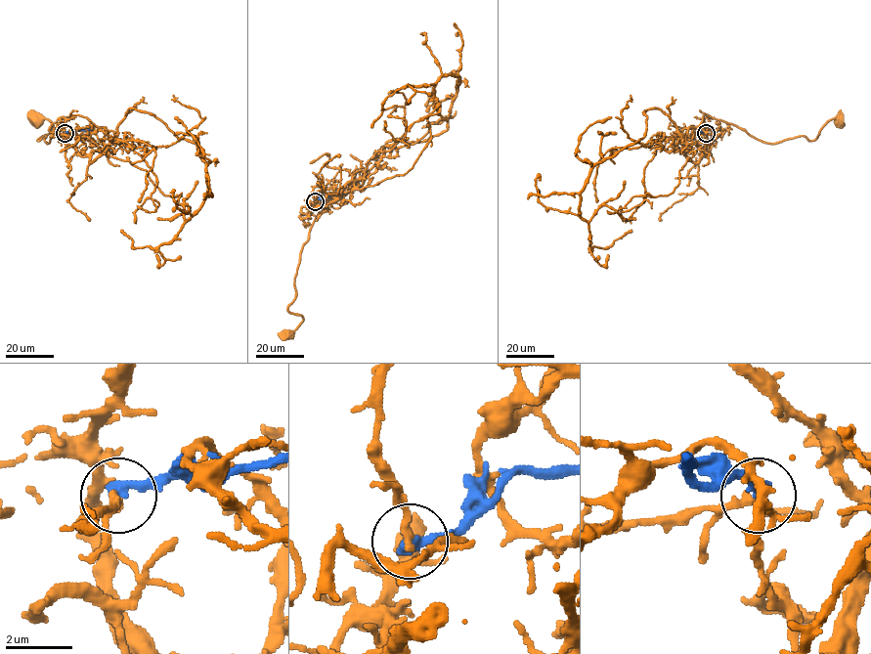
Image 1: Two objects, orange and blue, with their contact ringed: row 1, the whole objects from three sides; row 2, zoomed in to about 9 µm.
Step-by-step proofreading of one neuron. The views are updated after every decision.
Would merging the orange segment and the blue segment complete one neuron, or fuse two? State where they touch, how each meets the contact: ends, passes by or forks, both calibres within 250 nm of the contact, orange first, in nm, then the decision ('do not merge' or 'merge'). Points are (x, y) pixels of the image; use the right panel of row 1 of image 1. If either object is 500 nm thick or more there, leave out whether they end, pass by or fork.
place (706, 133); orange ends; blue ends; calibres 280 and 360 nm; do not merge

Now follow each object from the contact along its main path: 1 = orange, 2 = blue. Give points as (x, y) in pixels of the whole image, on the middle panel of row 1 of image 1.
1: (315, 201), (315, 187), (348, 190), (324, 203), (303, 246), (295, 298), (288, 308), (303, 320), (288, 333)
2: (315, 201), (323, 196), (342, 196)

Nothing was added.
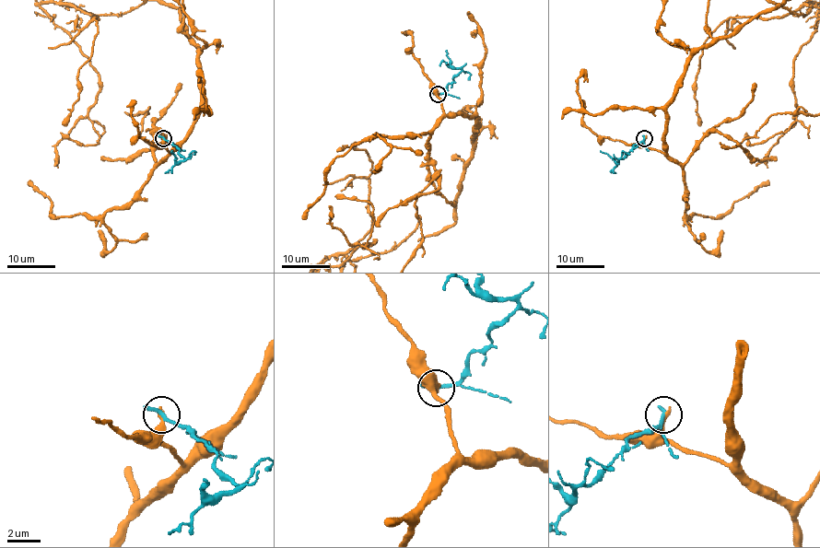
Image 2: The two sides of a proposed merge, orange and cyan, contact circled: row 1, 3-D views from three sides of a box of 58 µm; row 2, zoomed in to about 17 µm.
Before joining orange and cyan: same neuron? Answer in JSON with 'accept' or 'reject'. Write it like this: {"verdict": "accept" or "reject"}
{"verdict": "reject"}

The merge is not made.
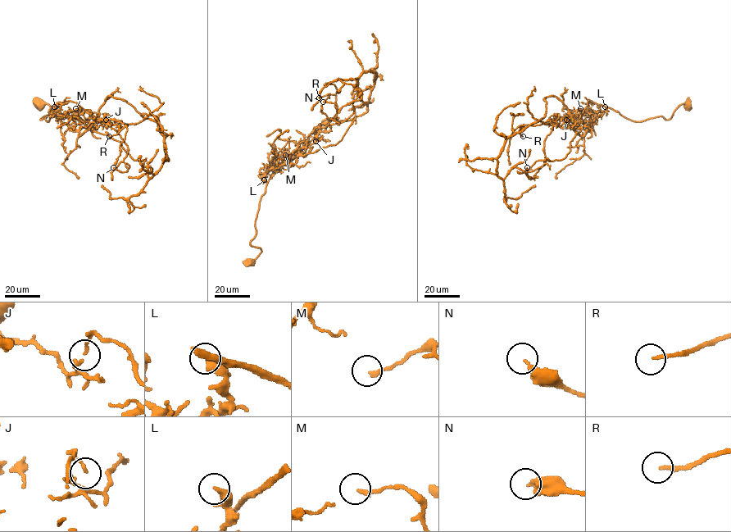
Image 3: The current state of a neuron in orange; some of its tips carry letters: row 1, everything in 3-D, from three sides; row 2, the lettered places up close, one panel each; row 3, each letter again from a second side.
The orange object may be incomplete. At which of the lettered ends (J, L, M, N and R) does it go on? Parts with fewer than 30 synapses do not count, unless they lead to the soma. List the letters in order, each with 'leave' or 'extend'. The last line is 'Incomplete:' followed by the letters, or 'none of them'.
J: leave
L: leave
M: leave
N: leave
R: leave
Incomplete: none of them

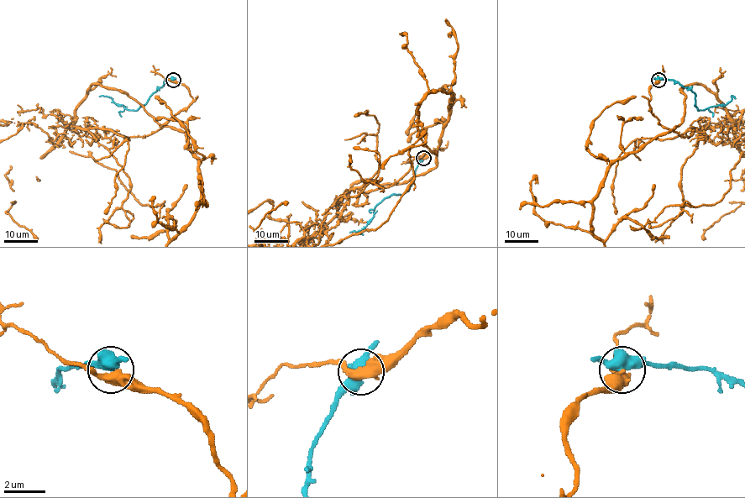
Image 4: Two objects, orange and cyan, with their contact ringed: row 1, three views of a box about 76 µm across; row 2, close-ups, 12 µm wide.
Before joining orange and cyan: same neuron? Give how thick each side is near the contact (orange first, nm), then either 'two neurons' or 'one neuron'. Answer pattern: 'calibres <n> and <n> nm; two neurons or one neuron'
calibres 480 and 460 nm; two neurons

